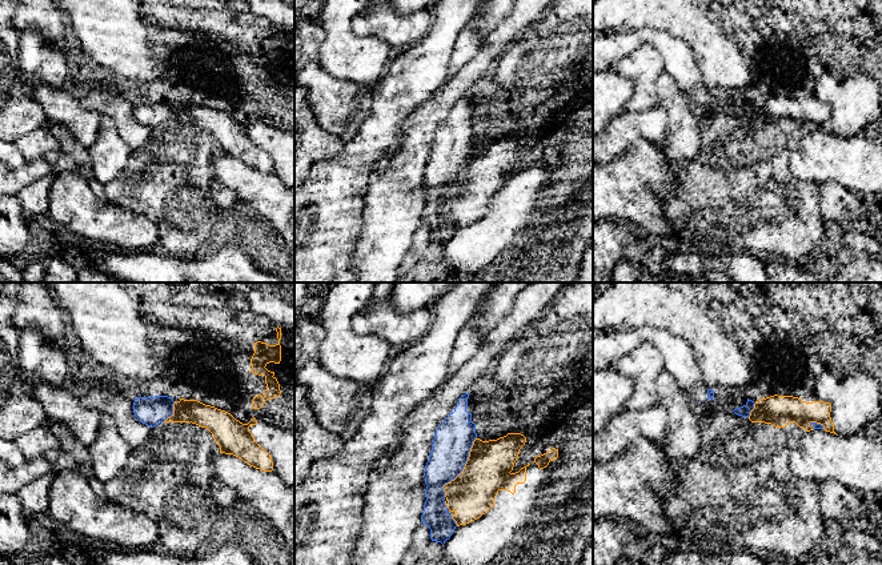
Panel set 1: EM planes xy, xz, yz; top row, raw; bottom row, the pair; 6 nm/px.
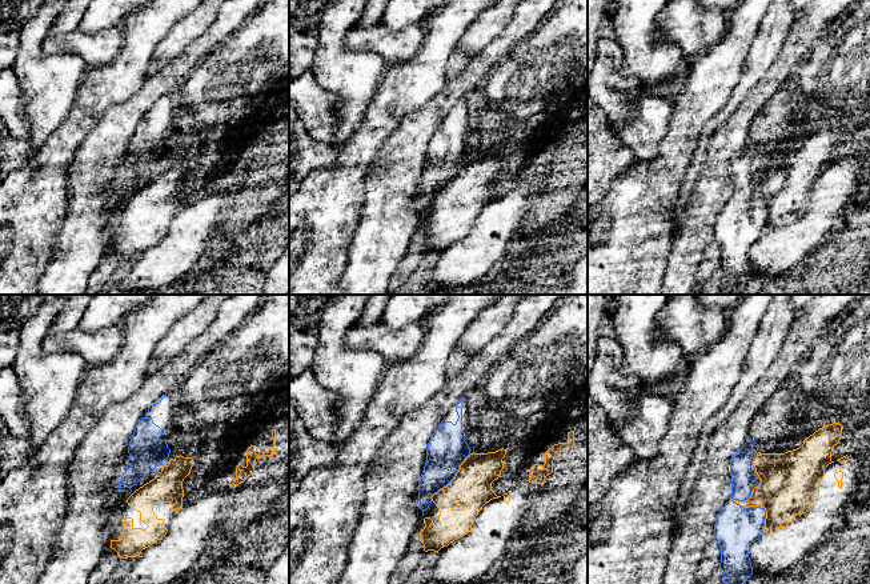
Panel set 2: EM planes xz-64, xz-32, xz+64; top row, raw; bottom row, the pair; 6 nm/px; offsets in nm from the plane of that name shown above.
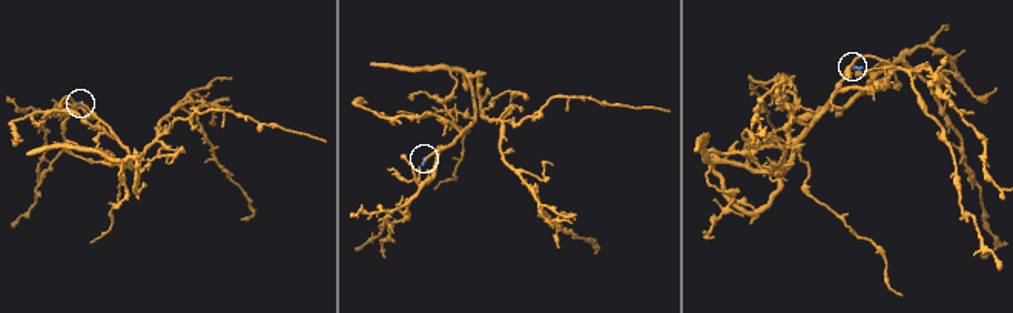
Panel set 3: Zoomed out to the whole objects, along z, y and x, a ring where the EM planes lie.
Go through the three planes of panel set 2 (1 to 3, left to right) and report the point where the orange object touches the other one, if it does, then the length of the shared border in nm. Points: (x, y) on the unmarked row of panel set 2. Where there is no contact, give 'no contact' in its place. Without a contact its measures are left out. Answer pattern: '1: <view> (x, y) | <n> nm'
1: no contact
2: xz-32 (452, 180) | 380 nm
3: xz+64 (746, 210) | 340 nm

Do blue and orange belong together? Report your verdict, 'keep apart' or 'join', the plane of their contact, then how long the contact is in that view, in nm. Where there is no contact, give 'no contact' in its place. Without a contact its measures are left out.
keep apart; meets blue in xz; contact 400 nm long

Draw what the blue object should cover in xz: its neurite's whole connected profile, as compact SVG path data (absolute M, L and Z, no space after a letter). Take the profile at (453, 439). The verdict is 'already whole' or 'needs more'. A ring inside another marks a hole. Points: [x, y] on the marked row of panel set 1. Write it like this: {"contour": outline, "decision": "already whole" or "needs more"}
{"contour": "M465 393L454 402L449 416L437 428L432 452L425 465L424 477L428 486L421 520L430 529L432 541L442 545L457 526L448 513L442 486L462 472L473 441L477 438L470 410L472 401L469 393Z", "decision": "needs more"}

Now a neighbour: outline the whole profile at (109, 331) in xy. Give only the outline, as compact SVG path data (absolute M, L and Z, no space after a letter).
M43 282L49 288L57 304L69 316L69 329L76 350L96 369L101 369L117 380L143 386L155 386L167 370L164 360L153 352L149 334L151 324L147 322L139 308L139 298L131 296L121 282Z

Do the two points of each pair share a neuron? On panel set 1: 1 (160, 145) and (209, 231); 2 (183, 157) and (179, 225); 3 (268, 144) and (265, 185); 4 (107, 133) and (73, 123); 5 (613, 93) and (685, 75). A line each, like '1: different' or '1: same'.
1: same
2: same
3: different
4: different
5: different

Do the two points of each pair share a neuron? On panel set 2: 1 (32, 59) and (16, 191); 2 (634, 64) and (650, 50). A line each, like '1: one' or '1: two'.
1: two
2: one

